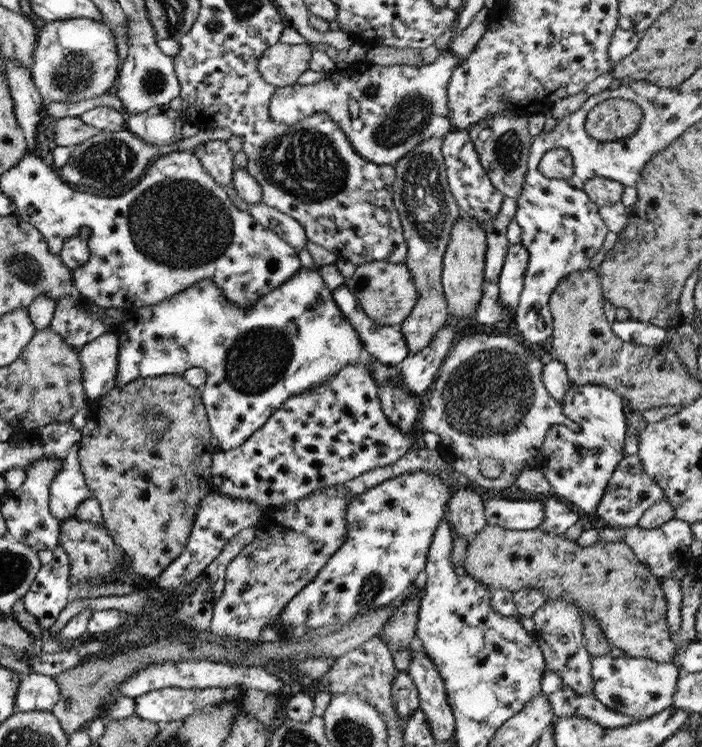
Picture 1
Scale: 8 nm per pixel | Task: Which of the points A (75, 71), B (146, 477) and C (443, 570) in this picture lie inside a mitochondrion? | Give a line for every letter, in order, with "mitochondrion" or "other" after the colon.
A: mitochondrion
B: other
C: other

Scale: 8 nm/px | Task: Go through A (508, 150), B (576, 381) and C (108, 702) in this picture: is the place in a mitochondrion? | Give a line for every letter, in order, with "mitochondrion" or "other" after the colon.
A: mitochondrion
B: other
C: other

